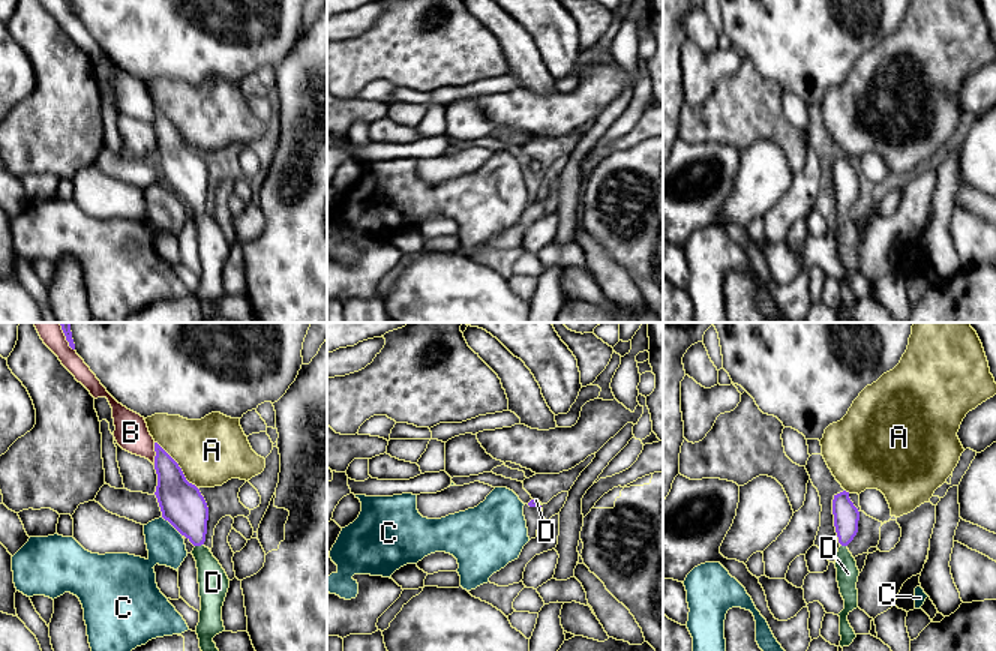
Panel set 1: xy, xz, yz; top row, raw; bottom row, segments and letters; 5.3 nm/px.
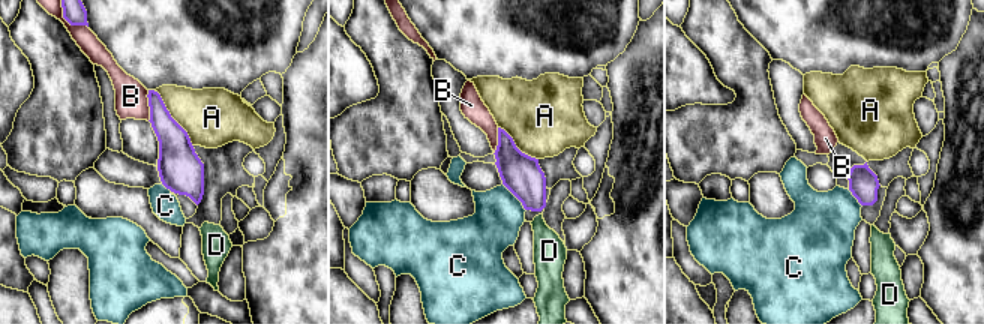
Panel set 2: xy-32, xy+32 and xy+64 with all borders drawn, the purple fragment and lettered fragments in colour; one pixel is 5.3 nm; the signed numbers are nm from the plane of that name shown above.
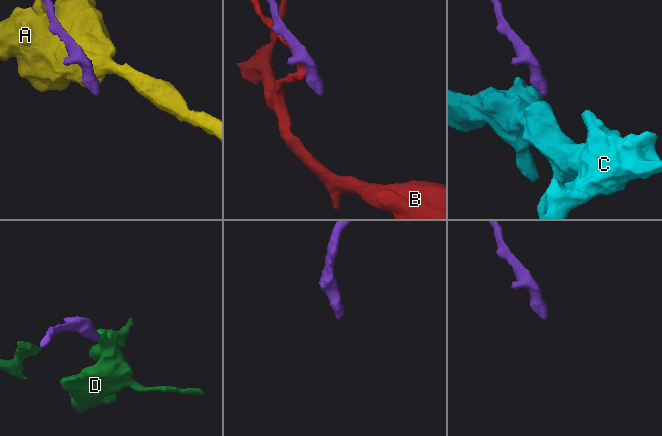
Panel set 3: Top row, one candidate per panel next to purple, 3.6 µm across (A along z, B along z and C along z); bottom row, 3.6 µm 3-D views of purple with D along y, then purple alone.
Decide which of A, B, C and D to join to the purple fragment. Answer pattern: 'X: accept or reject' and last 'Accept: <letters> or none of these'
A: reject
B: reject
C: reject
D: accept
Accept: D

